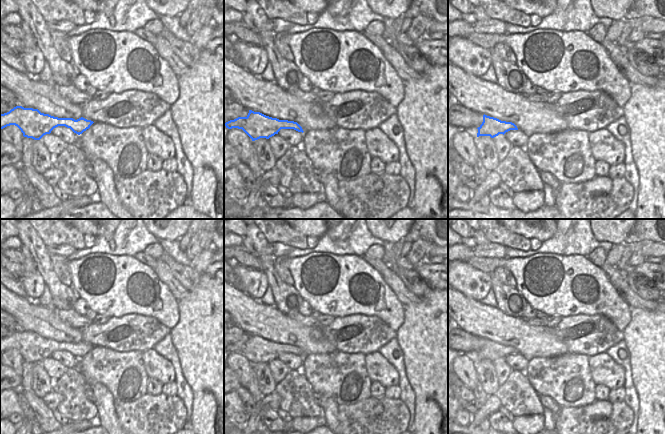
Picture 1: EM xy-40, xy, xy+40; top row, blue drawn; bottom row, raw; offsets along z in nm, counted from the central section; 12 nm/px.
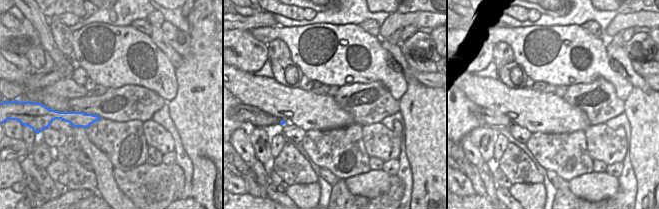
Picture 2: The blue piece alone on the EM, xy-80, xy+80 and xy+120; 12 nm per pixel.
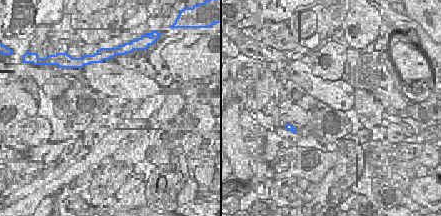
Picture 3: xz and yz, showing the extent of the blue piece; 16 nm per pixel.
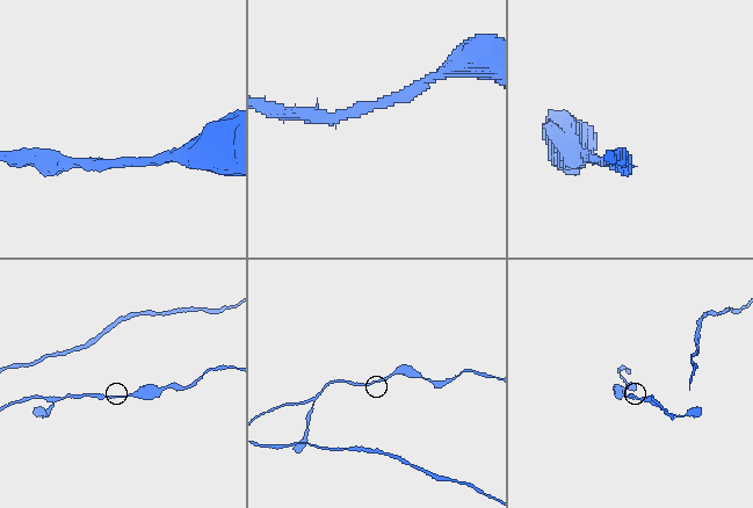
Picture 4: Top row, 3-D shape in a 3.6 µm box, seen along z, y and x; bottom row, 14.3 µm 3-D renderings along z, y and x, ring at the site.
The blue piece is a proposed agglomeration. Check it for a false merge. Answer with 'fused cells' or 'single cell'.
single cell

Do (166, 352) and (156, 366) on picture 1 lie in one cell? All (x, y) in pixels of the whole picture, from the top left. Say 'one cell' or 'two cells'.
two cells

